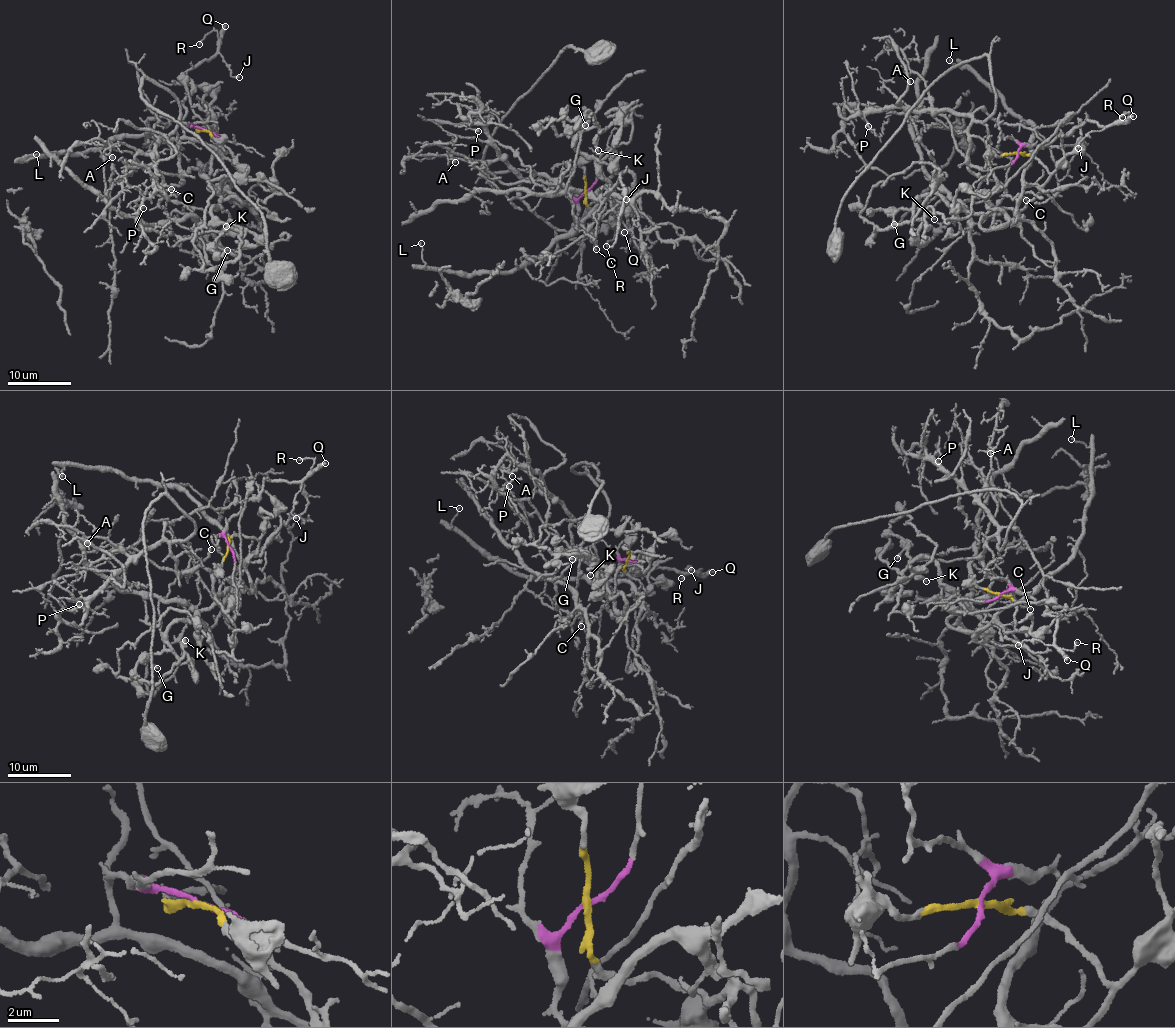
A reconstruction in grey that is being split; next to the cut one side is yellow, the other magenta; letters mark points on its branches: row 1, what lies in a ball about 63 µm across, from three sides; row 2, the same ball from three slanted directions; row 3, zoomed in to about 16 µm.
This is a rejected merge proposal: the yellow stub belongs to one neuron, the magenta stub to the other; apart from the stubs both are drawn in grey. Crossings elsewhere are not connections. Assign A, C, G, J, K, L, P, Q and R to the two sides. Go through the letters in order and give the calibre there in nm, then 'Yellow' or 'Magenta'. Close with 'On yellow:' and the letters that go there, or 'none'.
A: Thickness 220 nm. Yellow
C: Thickness 190 nm. Yellow
G: Thickness 180 nm. Yellow
J: Thickness 170 nm. Magenta
K: Thickness 240 nm. Yellow
L: Thickness 90 nm. Magenta
P: Thickness 140 nm. Yellow
Q: Thickness 320 nm. Magenta
R: Thickness 130 nm. Magenta
On yellow: A, C, G, K, P

